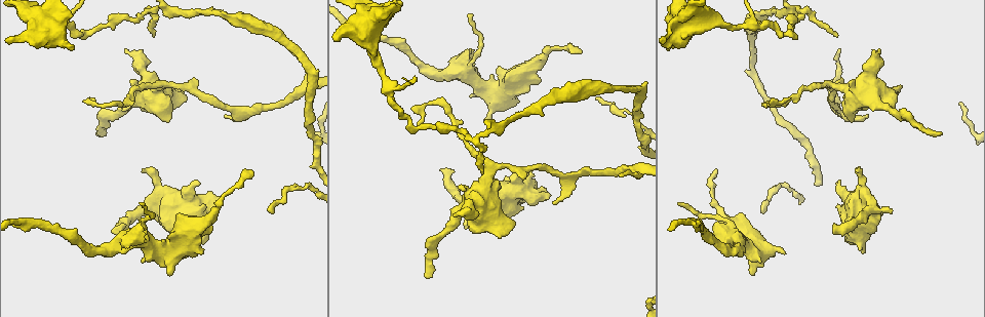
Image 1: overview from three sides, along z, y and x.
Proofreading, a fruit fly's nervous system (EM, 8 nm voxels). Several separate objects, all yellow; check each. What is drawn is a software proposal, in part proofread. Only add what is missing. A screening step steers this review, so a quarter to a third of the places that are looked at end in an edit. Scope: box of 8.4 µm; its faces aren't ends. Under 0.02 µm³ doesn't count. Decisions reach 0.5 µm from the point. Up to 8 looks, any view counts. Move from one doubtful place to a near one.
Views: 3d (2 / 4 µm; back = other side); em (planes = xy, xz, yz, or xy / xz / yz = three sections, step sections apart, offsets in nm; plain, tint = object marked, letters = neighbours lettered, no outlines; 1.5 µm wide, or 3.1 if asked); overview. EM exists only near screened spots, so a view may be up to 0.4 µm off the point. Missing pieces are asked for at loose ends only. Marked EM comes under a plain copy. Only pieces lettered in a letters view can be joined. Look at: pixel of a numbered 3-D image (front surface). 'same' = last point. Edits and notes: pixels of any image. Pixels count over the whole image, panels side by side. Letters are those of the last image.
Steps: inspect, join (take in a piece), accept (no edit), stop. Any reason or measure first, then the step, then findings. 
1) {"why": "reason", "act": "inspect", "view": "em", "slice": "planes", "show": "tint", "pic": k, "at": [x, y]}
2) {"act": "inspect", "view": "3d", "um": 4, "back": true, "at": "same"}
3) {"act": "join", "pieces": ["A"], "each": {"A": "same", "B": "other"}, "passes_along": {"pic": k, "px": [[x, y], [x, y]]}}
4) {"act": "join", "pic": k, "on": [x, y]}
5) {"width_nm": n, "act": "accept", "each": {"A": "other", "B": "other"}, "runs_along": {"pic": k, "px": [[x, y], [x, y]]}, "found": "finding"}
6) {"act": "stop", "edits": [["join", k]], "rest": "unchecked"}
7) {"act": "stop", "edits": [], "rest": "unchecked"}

{"act": "inspect", "view": "3d", "um": 4, "pic": 1, "at": [200, 252]}

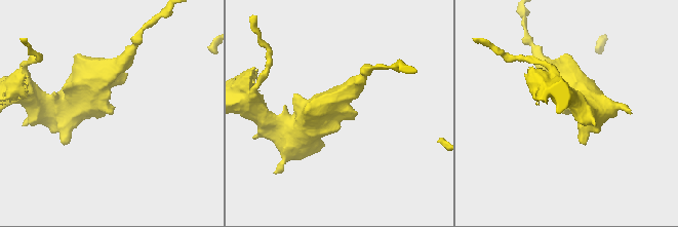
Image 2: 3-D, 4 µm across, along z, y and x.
{"why": "now the EM", "act": "inspect", "view": "em", "slice": "xy", "step": 8, "show": "letters", "pic": 2, "at": [112, 113]}

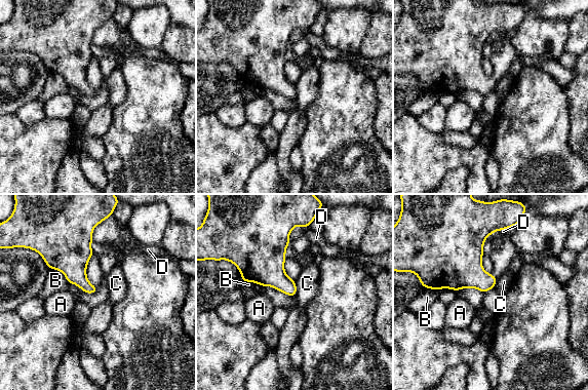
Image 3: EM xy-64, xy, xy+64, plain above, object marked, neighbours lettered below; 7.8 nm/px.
{"longest_contact_nm": ["B", 190], "act": "accept", "each": {"A": "other", "B": "other", "C": "other", "D": "other"}, "border": {"pic": 3, "px": [[295, 281], [296, 295]]}, "found": "no lettered piece goes on from it"}

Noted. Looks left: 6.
{"why": "branch stops here", "act": "inspect", "view": "em", "slice": "xz", "step": 4, "show": "letters", "pic": 1, "at": [112, 233]}

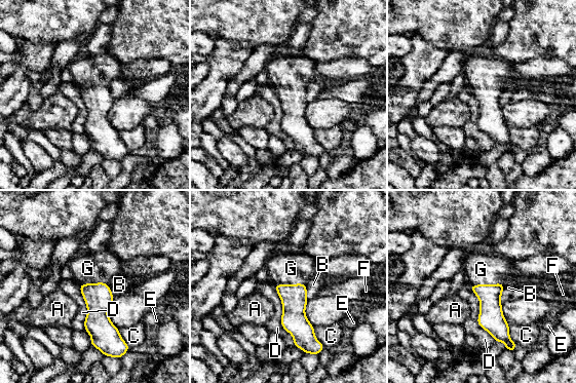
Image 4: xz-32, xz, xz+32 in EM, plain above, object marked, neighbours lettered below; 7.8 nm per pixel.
{"act": "join", "pieces": ["G"], "each": {"A": "other", "B": "other", "C": "other", "D": "other", "E": "other", "F": "other", "G": "same"}, "passes_along": {"pic": 4, "px": [[491, 315], [486, 284], [481, 269]]}, "found": "it goes on there"}

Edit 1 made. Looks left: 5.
{"why": "an open end", "act": "inspect", "view": "3d", "um": 4, "pic": 1, "at": [939, 133]}

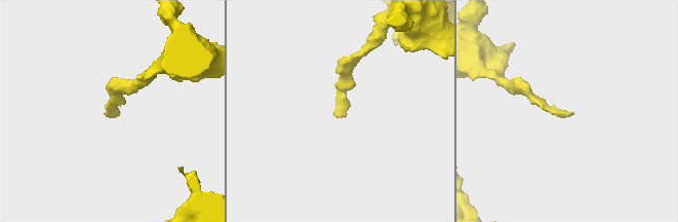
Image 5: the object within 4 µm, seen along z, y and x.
{"why": "shape alone is not enough", "act": "inspect", "view": "em", "slice": "xy", "step": 8, "show": "letters", "pic": 5, "at": [572, 112]}

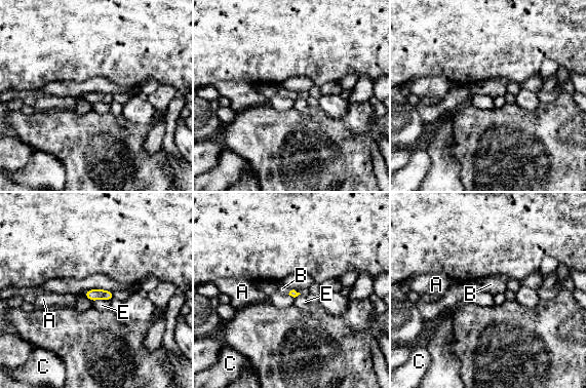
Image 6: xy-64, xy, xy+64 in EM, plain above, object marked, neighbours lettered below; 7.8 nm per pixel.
{"act": "inspect", "view": "em", "slice": "xz", "step": 8, "show": "letters", "at": "same"}

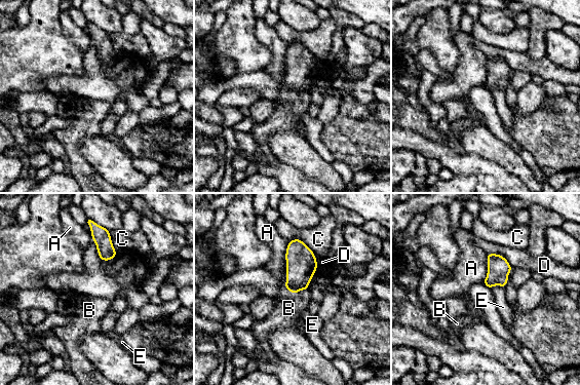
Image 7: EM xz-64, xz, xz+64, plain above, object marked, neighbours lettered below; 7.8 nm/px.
{"longest_contact_nm": ["D", 240], "act": "join", "pieces": ["B"], "each": {"A": "other", "B": "same", "C": "other", "D": "other", "E": "other"}, "passes_along": {"pic": 7, "px": [[301, 263], [293, 293], [288, 308]]}, "found": "the neuron continues"}

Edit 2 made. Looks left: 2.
{"act": "stop", "edits": [["join", 4], ["join", 7]], "rest": "unchecked"}

